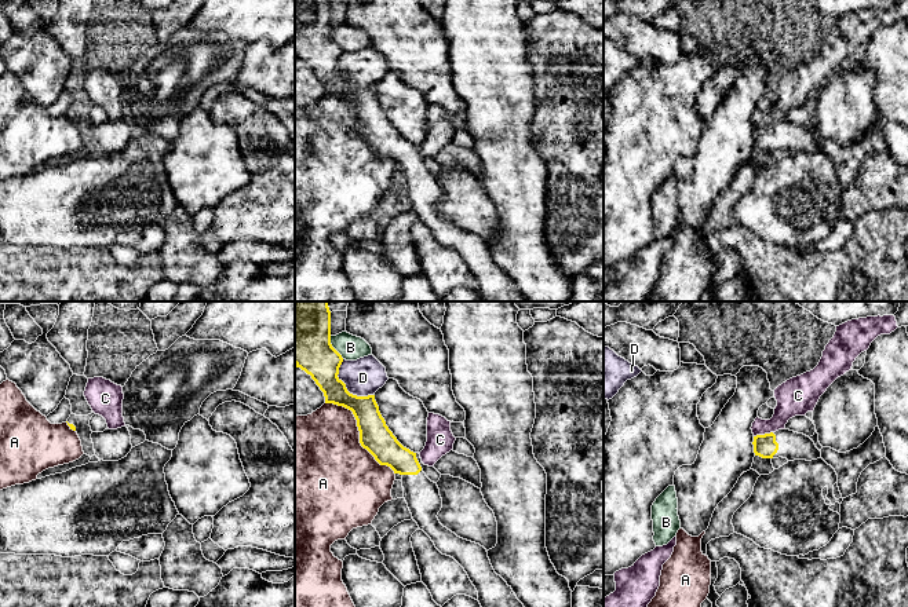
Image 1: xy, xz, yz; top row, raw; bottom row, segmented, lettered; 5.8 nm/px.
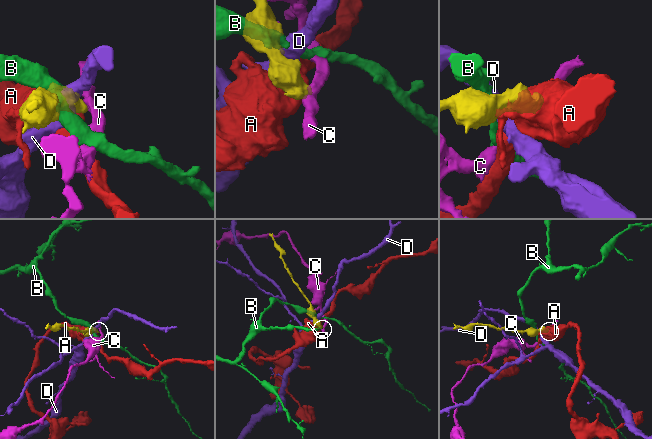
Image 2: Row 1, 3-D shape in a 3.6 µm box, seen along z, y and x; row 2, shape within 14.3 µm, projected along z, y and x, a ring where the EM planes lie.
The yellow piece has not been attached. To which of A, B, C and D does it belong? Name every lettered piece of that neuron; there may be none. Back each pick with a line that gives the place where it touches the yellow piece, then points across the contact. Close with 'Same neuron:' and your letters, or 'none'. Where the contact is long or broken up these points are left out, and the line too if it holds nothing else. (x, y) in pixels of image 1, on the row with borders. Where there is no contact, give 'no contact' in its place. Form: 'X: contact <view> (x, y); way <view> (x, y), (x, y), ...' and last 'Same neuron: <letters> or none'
Same neuron: none

